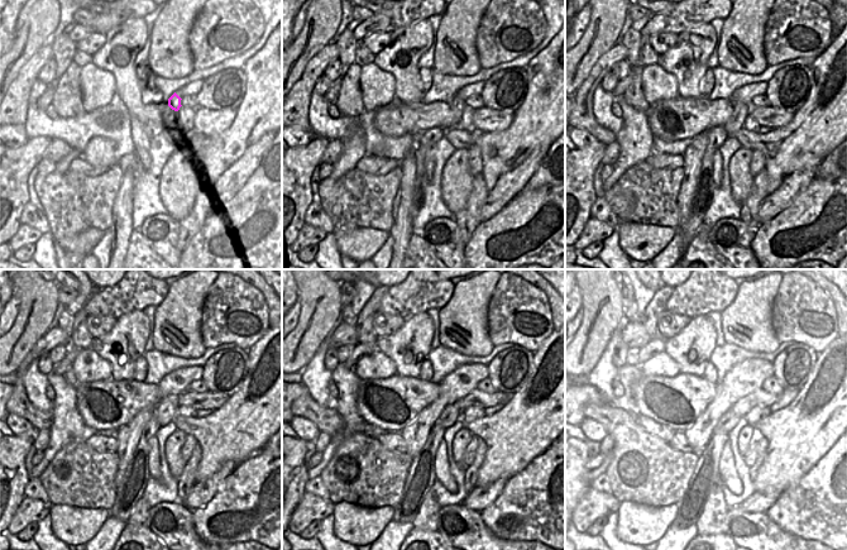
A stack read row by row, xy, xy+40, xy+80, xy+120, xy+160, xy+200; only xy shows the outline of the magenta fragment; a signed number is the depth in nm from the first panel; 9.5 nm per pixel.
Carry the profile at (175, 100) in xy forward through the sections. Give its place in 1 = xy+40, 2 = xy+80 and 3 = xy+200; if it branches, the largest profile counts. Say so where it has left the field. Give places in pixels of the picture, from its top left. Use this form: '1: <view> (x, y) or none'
1: xy+40 (458, 106)
2: xy+80 (736, 122)
3: xy+200 (728, 421)

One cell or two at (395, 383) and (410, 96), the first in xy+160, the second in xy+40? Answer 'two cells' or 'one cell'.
two cells

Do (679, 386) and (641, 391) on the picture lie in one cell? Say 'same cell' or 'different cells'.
same cell

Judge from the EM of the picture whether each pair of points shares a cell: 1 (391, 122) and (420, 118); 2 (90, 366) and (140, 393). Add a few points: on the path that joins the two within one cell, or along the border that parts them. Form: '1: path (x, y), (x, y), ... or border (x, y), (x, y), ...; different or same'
1: path (398, 118), (412, 118); same
2: border (111, 376), (104, 379), (80, 383); different

